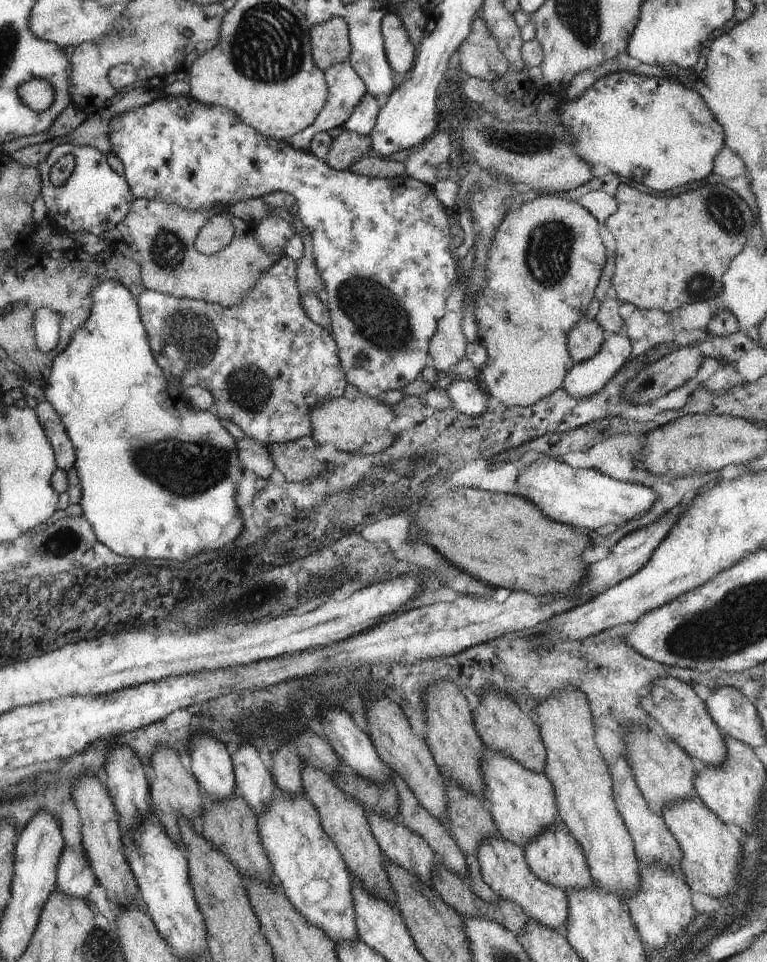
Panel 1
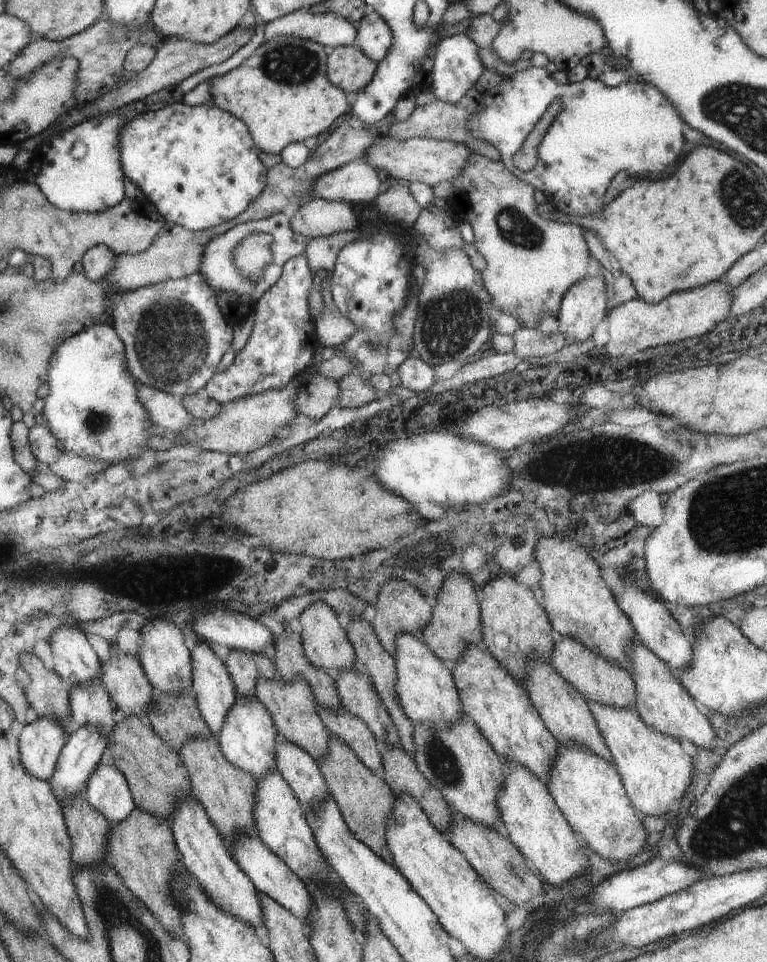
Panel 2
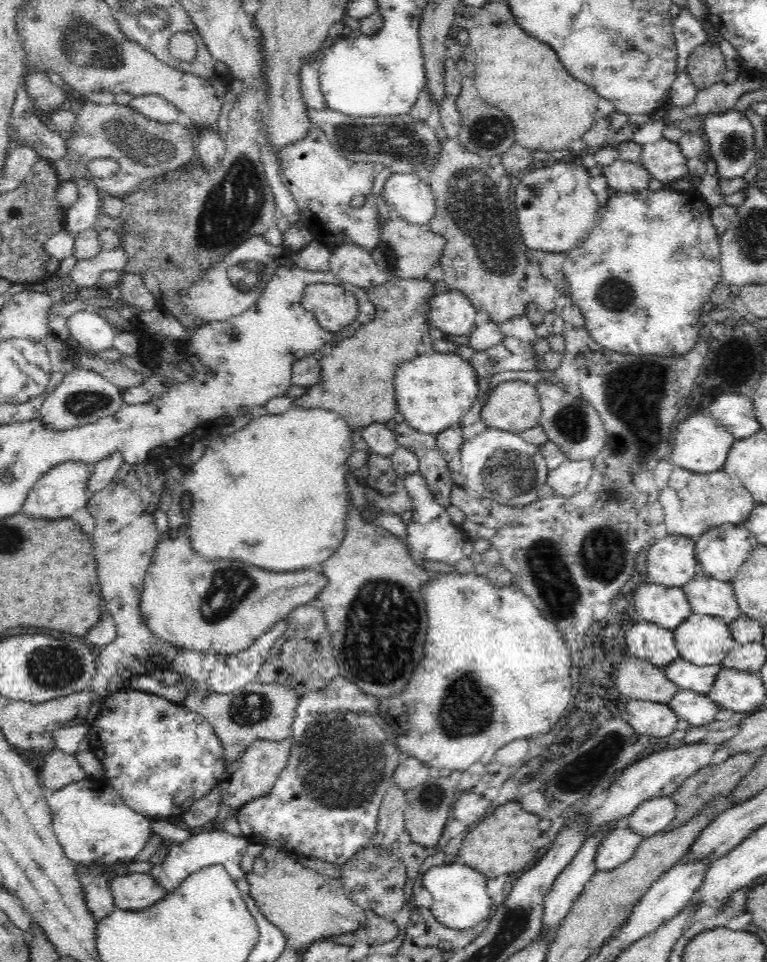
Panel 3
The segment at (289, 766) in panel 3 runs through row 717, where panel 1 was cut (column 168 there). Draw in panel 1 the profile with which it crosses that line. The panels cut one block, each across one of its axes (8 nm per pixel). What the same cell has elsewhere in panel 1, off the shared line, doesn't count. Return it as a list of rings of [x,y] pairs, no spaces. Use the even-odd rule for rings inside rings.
[[[282,256],[256,280],[254,288],[244,298],[244,302],[238,304],[238,306],[232,306],[232,308],[224,308],[219,304],[206,303],[194,299],[176,298],[175,296],[162,294],[150,289],[144,290],[138,296],[138,312],[140,312],[142,326],[144,326],[144,330],[146,330],[148,335],[150,350],[153,350],[154,360],[164,371],[168,384],[180,384],[183,388],[196,385],[205,386],[205,389],[209,390],[214,397],[214,413],[220,419],[236,424],[246,434],[247,438],[255,440],[265,447],[270,446],[270,444],[286,444],[286,442],[292,442],[292,440],[298,440],[298,438],[310,437],[310,434],[312,434],[310,409],[318,406],[322,400],[334,400],[344,397],[344,391],[348,384],[340,364],[338,347],[330,331],[322,328],[322,326],[318,326],[318,324],[314,324],[302,308],[301,294],[296,286],[296,278],[297,262],[294,262],[292,258]]]

